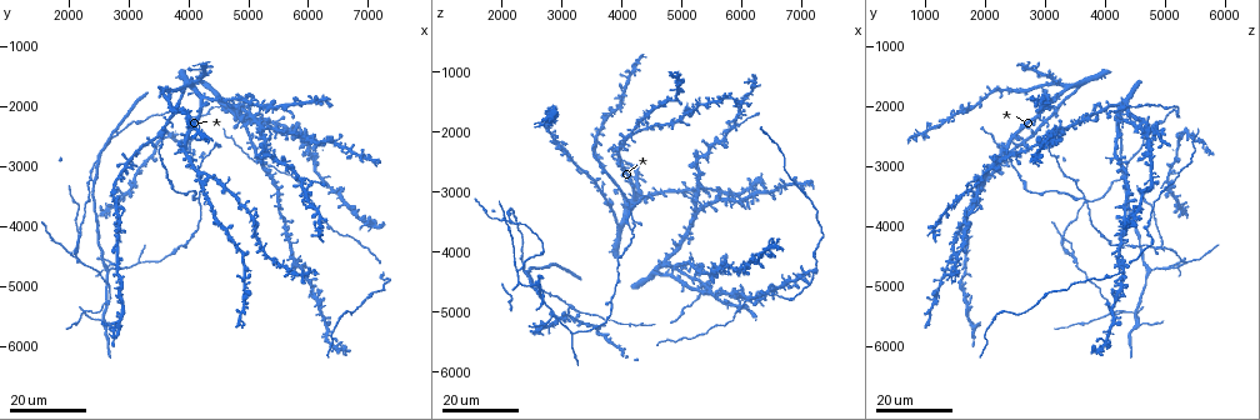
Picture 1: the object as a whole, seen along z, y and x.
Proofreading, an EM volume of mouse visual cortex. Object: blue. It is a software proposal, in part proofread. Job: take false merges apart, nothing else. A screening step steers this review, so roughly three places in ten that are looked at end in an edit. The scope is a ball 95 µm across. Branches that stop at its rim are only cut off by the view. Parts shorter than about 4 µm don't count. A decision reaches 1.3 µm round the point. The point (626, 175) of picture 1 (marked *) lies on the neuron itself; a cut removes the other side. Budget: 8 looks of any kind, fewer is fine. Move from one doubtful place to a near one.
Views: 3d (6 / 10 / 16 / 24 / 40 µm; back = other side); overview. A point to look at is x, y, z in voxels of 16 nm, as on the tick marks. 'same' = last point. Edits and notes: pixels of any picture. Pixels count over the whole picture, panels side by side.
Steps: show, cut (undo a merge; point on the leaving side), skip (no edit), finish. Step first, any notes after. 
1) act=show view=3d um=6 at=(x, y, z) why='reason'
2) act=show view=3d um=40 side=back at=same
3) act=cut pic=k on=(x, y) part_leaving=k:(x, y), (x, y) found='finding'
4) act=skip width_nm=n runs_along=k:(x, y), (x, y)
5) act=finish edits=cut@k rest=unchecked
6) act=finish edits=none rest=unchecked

act=show view=3d um=24 at=(2850, 4650, 5100) why='three-way junction'

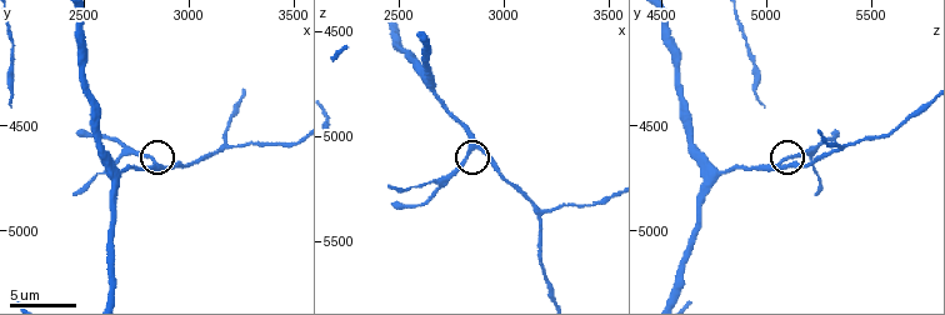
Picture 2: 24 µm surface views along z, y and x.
act=show view=3d um=6 at=(2840, 4680, 5050) why='closer look'

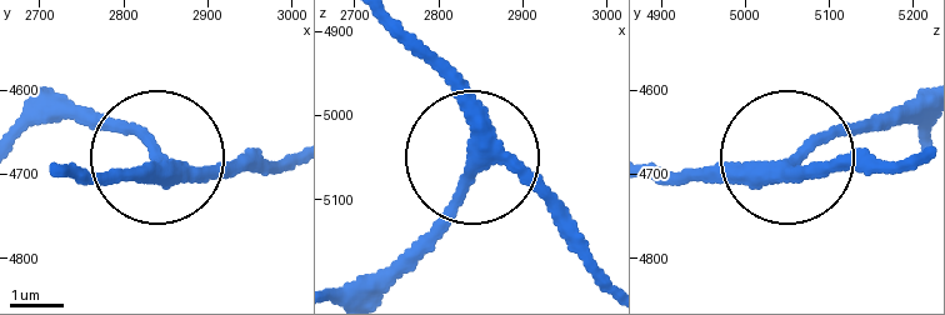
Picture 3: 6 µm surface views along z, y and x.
act=skip runs_along=3:(294, 154), (209, 173), (88, 128), (53, 96) found='all the same neuron'

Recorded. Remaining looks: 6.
act=show view=3d um=6 at=(3170, 4590, 5370) why='a fork'

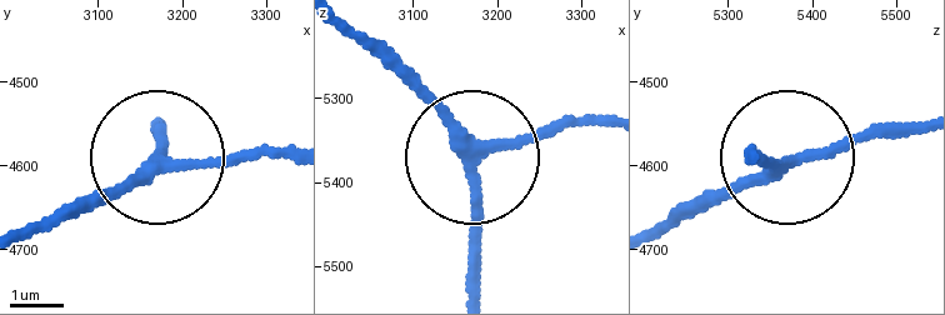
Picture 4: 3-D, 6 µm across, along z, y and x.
act=skip runs_along=4:(596, 119), (480, 159), (475, 289) found='all the same neuron'

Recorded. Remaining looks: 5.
act=show view=3d um=24 at=(4200, 3550, 3700) why='three arms meet'

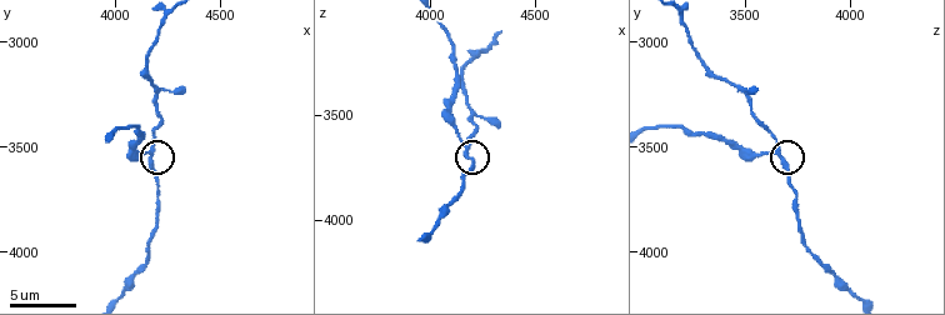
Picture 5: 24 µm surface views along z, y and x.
act=show view=3d um=6 at=(4170, 3520, 3660)

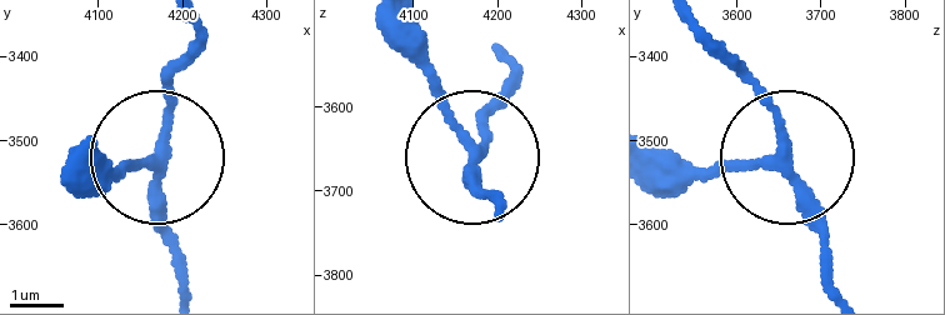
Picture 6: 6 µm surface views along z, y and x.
act=skip width_nm=210 runs_along=6:(653, 148), (706, 165), (783, 151), (760, 98), (684, 23) found='all the same neuron'

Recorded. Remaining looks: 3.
act=show view=3d um=24 at=(5850, 3250, 1850) why='thin arm on a thick one'

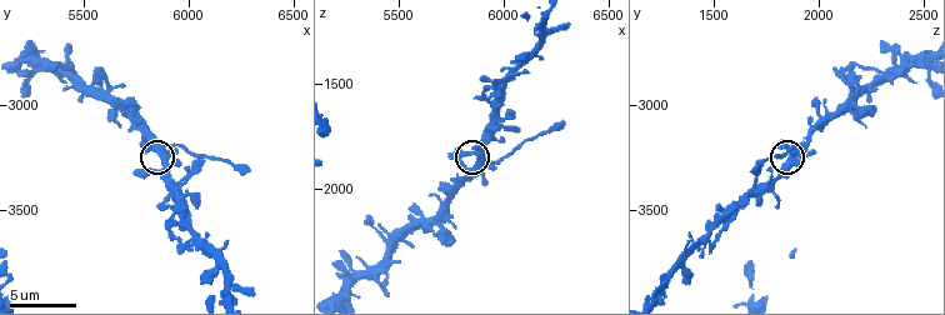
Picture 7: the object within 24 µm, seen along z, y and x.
act=show view=3d um=6 at=(5900, 3250, 1860)

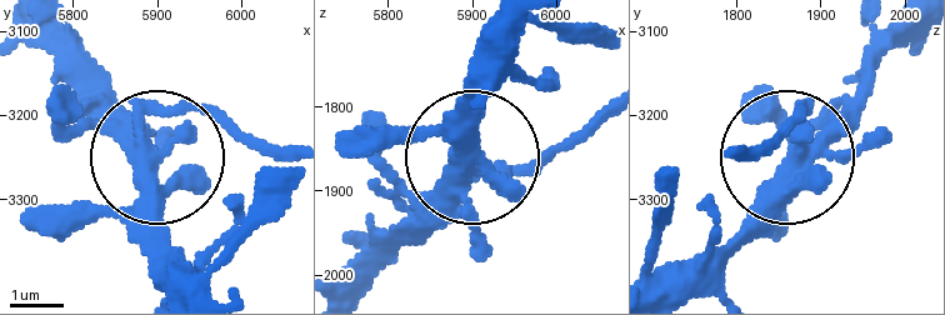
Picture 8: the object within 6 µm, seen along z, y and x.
act=cut pic=8 on=(223, 114) part_leaving=8:(143, 110), (205, 110), (286, 150) found='a second neuron is stuck on'

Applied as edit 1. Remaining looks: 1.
act=finish edits=cut@8 rest=unchecked

